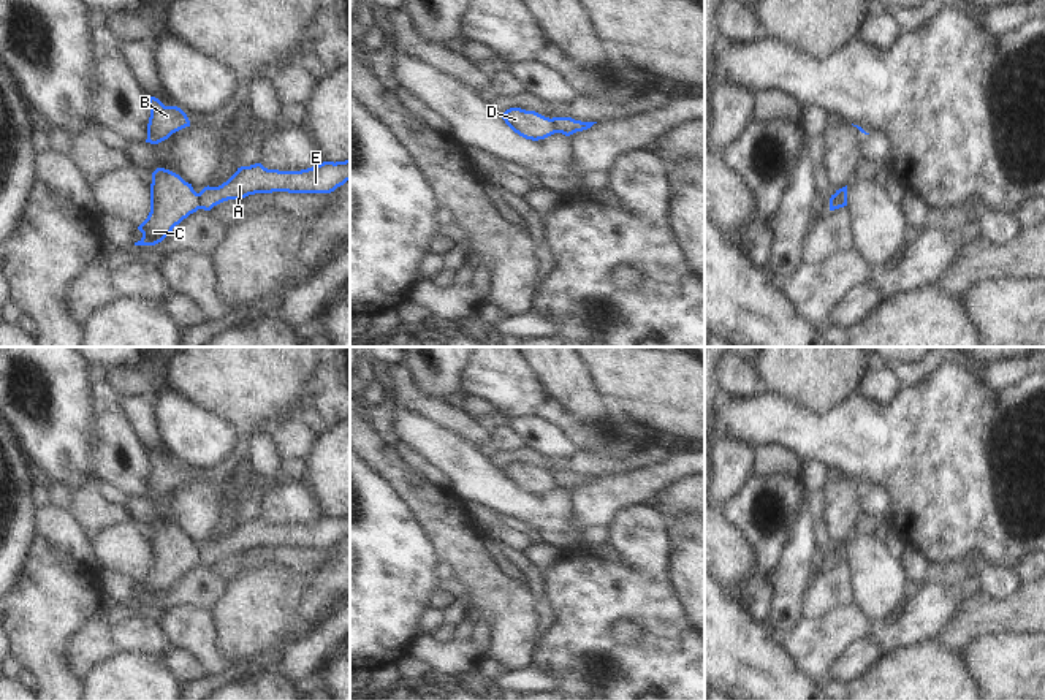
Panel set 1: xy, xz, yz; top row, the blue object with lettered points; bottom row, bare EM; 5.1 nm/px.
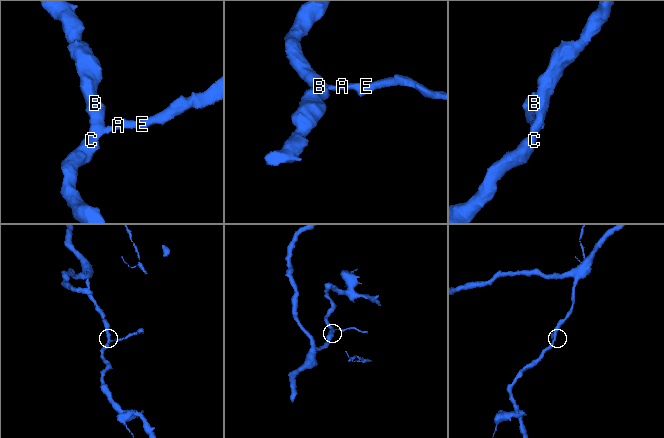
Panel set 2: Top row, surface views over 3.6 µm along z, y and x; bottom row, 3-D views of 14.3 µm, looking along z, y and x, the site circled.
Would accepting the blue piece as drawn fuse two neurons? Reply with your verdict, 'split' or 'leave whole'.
split

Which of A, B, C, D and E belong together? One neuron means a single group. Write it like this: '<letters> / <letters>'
A E / B C D

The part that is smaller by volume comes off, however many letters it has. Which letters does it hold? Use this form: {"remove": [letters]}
{"remove": ["A", "E"]}

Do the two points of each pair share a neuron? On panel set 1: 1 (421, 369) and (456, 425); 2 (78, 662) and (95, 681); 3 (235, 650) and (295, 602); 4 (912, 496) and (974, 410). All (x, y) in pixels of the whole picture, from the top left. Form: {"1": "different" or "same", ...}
{"1": "different", "2": "different", "3": "same", "4": "same"}

